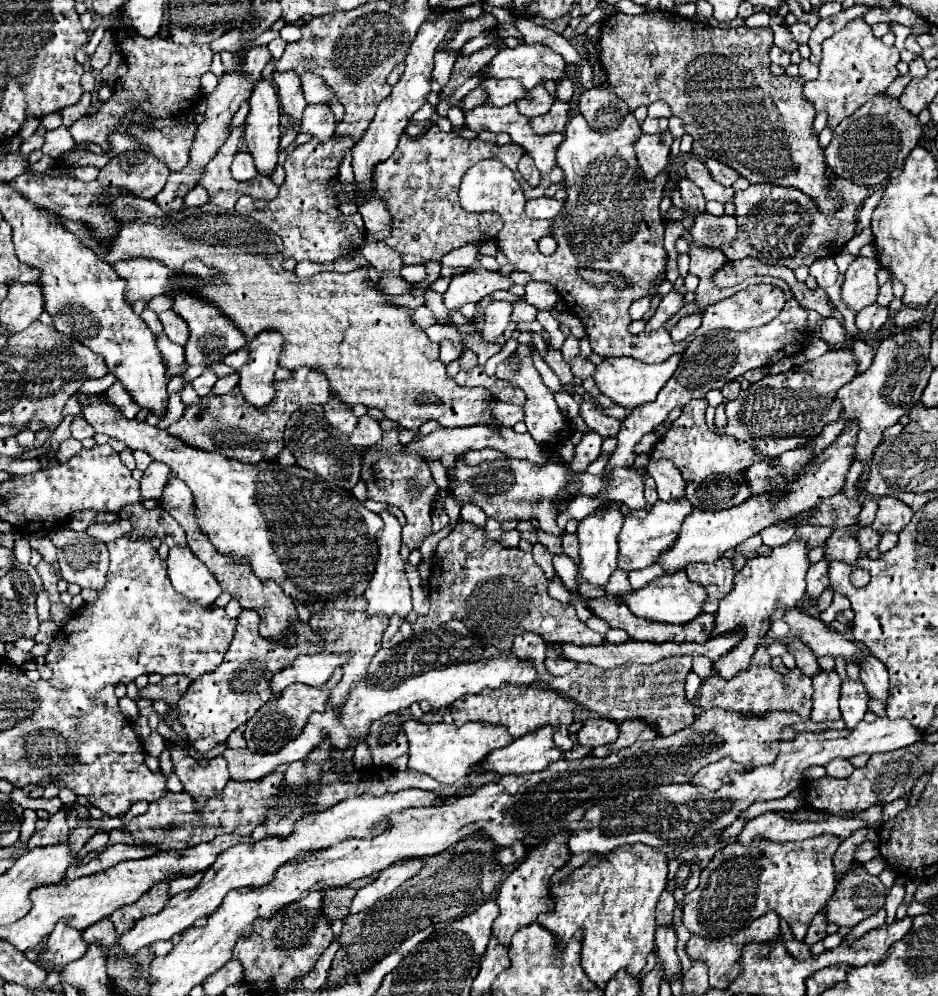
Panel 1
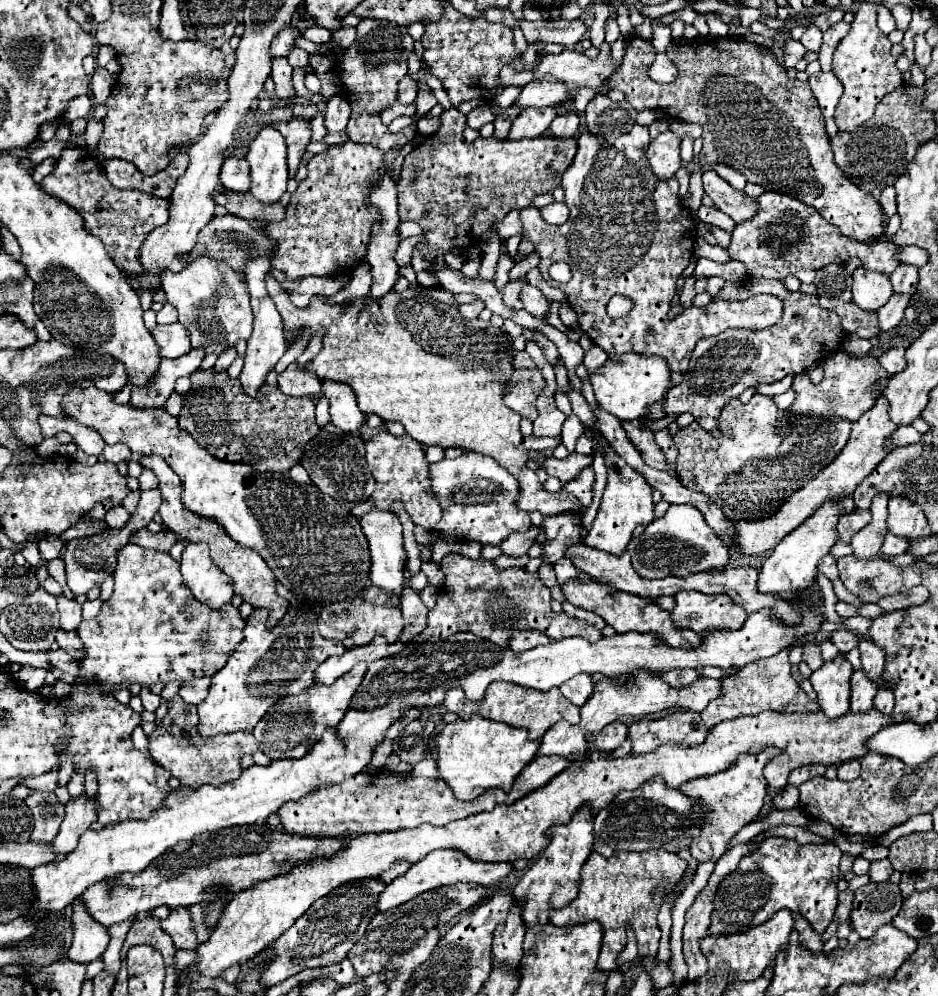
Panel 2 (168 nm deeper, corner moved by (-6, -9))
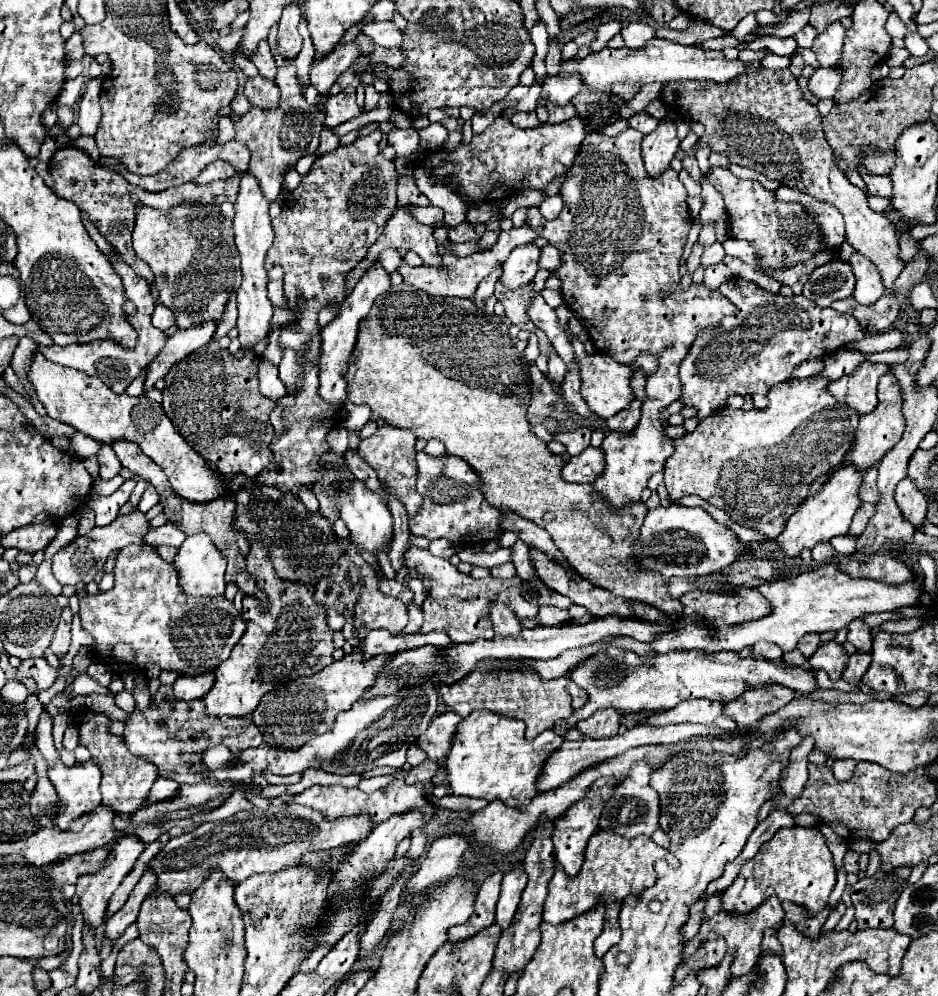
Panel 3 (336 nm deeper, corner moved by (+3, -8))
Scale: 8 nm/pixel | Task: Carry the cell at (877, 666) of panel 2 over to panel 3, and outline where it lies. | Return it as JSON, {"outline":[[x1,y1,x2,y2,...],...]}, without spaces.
{"outline":[[853,620,847,628,849,628,847,640,849,640,859,652,869,652,869,650,871,650,871,642,873,642,871,628,869,628,863,620]]}

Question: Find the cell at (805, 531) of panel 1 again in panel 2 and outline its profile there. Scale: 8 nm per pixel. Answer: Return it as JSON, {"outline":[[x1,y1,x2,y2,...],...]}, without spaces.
{"outline":[[854,511,848,515,842,515,838,521,838,541,848,543,852,539,854,531,860,531,870,521,870,511]]}

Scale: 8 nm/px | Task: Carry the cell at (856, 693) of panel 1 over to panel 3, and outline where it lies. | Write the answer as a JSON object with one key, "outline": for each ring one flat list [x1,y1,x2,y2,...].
{"outline":[[855,652,851,658,849,658,849,664,847,664,847,670,843,672,843,680,849,682,851,686,857,686,857,682,861,680,861,676,867,672,871,664,871,652]]}

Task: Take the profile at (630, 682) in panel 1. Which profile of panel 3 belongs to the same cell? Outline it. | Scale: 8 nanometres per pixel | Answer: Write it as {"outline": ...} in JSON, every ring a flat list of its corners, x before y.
{"outline":[[495,602,491,606,491,614,489,614,491,622,493,622,493,630,495,634,501,636,513,636,515,632,521,632,521,624,517,622,517,616,513,614,511,608,507,608,501,602]]}

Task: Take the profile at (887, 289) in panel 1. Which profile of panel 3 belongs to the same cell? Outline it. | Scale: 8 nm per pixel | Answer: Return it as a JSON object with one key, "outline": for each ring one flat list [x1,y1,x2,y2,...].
{"outline":[[905,230,905,232,901,234,899,246,901,246,901,252,903,252,903,260,905,260,905,264,909,264,911,256,919,250,919,240,913,240,913,238,909,236,909,232]]}

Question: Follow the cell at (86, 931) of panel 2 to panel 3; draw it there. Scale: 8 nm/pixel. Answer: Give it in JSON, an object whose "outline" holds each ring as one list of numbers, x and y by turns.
{"outline":[[123,836,115,842,115,846,111,846,111,852,107,856,107,860,103,862,103,866,93,872,93,874,85,874,77,880,77,896,81,898,81,910,85,914,85,922,91,924,93,928,97,928,101,922,103,922,103,916,105,916,105,908,107,908,107,902,111,898,111,894,117,890,117,886,123,882,123,878,133,870,139,854,145,850,145,842,143,840,135,840,133,836]]}

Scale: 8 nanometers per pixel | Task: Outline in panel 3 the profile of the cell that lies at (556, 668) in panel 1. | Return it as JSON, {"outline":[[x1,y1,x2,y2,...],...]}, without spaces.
{"outline":[[569,682,567,690,569,690,571,698,573,698,573,704,571,704,573,708,581,708,587,702,587,692,583,688,579,688,575,682]]}

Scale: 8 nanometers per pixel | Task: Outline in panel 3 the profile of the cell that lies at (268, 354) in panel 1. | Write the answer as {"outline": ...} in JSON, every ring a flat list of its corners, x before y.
{"outline":[[247,174,241,180,241,190,239,198,235,202,235,246,241,254,241,272,243,272,243,282,237,290,237,306,239,306,239,320,237,320,237,330,239,330,239,340,241,348,247,352,251,346,265,338,269,334,269,322,273,316,273,304,267,298,267,270,265,270,265,256,267,250,273,244,273,228,271,228,271,218,269,218,269,202,265,200,259,182,255,176]]}

